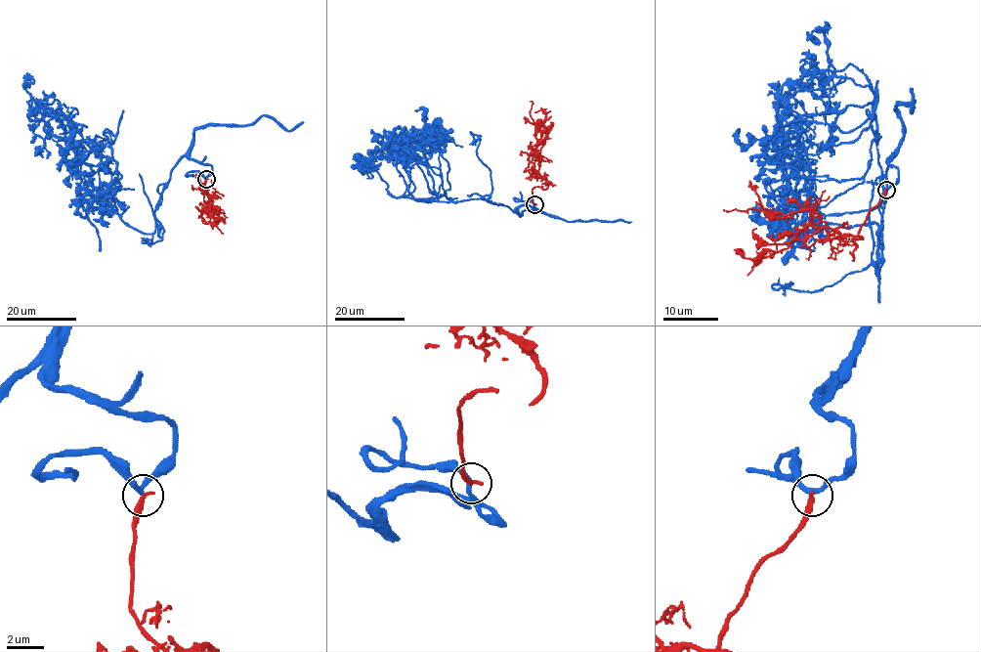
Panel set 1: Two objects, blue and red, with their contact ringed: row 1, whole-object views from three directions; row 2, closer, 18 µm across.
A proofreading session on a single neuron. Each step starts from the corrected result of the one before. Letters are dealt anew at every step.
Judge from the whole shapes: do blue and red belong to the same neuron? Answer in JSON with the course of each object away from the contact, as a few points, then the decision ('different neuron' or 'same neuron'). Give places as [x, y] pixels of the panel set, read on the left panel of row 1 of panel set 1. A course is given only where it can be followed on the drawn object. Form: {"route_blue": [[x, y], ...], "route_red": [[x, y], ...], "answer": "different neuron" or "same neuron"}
{"route_blue": [[205, 180], [212, 167], [184, 155], [142, 234], [75, 203], [75, 152], [42, 106], [34, 155]], "route_red": [[205, 180], [204, 202], [211, 209], [220, 209], [213, 208], [210, 195], [201, 192]], "answer": "different neuron"}

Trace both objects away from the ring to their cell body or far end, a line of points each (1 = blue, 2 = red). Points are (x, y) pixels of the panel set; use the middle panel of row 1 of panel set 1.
1: (533, 204), (540, 212), (417, 200), (409, 156), (389, 141), (371, 154), (370, 178), (377, 165), (362, 161)
2: (533, 204), (533, 189), (546, 188), (548, 182), (539, 172), (540, 157), (533, 154), (535, 127), (530, 101)

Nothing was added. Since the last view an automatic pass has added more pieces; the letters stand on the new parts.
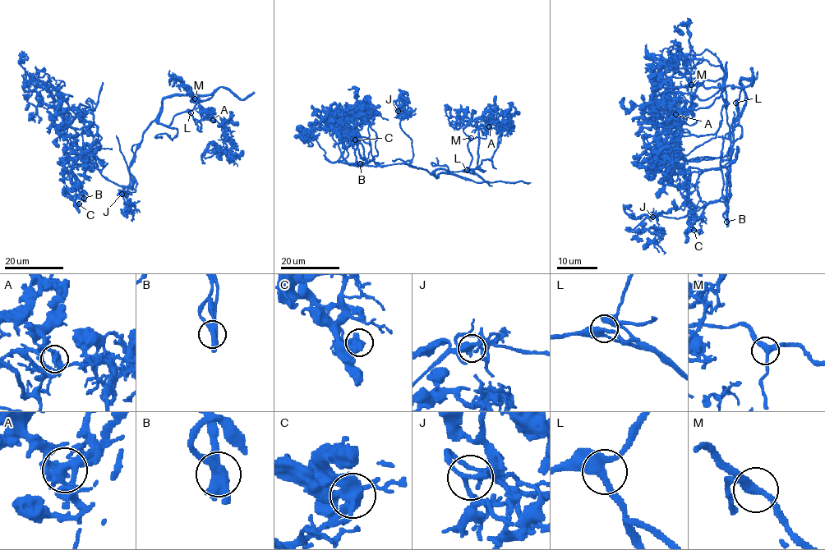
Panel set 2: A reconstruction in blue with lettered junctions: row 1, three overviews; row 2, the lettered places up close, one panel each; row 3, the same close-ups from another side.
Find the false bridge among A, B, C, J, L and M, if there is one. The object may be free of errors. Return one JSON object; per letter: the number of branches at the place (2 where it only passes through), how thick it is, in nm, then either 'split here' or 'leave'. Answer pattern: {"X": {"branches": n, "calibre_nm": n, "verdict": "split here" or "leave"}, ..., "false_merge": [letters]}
{"A": {"branches": 3, "calibre_nm": 360, "verdict": "leave"}, "B": {"branches": 3, "calibre_nm": 420, "verdict": "leave"}, "C": {"branches": 3, "calibre_nm": 360, "verdict": "leave"}, "J": {"branches": 3, "calibre_nm": 280, "verdict": "leave"}, "L": {"branches": 3, "calibre_nm": 380, "verdict": "leave"}, "M": {"branches": 3, "calibre_nm": 340, "verdict": "leave"}, "false_merge": []}

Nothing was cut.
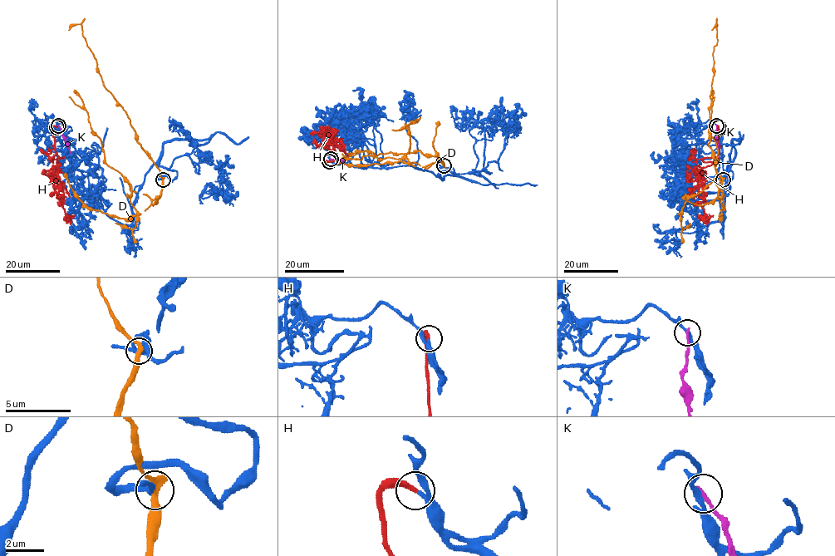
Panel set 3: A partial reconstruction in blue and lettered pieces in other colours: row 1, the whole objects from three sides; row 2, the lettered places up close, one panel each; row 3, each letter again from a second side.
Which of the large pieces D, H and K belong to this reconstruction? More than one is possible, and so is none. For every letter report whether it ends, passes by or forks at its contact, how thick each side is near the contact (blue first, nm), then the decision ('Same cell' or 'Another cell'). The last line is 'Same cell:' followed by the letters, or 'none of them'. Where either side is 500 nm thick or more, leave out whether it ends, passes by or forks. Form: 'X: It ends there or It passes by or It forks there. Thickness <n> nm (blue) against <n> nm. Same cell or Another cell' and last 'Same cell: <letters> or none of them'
D: It passes by. Thickness 280 nm (blue) against 360 nm. Another cell
H: It ends there. Thickness 190 nm (blue) against 280 nm. Same cell
K: It ends there. Thickness 260 nm (blue) against 220 nm. Another cell
Same cell: H

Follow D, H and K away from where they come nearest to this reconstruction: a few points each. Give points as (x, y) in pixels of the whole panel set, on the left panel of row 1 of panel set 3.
D: (163, 179), (150, 155), (137, 141), (126, 111), (104, 85), (81, 26), (74, 24), (68, 30)
H: (56, 127), (51, 127), (55, 152), (62, 157), (51, 178), (55, 190), (63, 196), (66, 215), (74, 215)
K: (58, 125), (70, 154)

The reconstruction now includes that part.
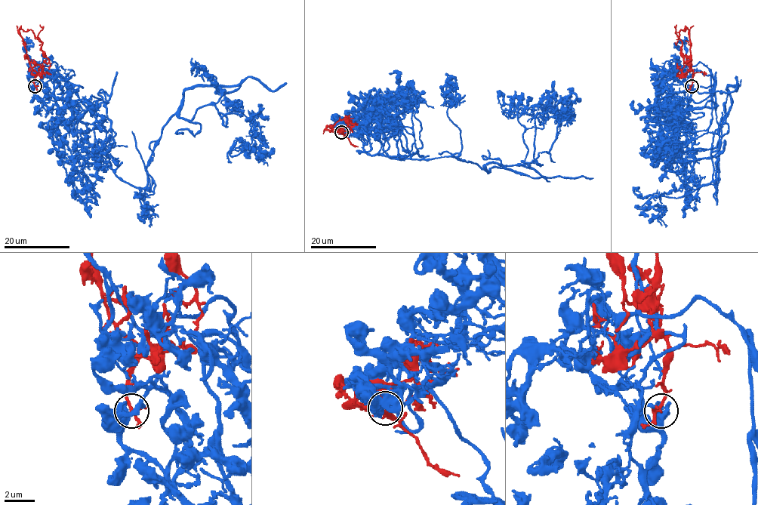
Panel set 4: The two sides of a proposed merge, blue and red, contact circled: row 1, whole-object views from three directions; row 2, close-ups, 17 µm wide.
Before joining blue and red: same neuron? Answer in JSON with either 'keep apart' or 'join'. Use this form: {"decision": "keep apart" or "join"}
{"decision": "keep apart"}

